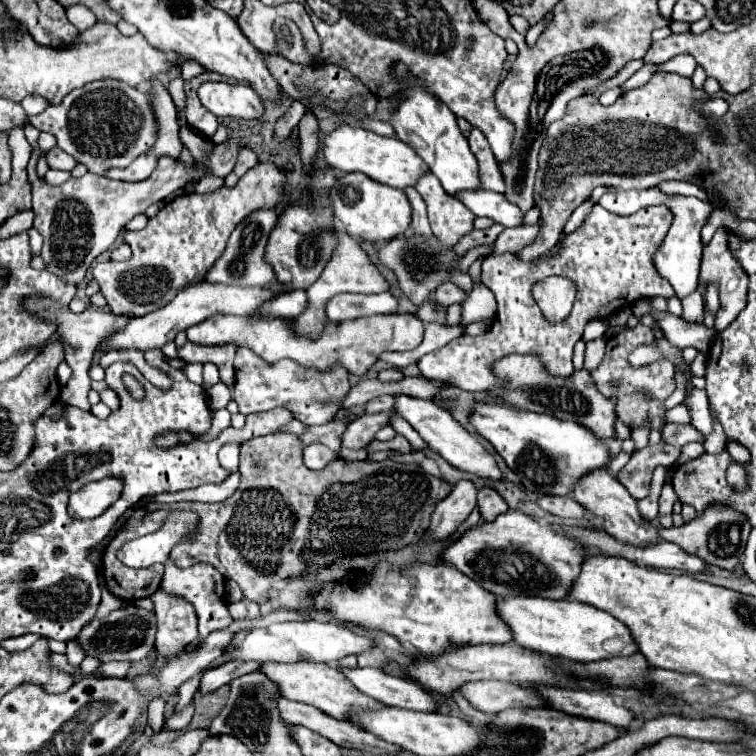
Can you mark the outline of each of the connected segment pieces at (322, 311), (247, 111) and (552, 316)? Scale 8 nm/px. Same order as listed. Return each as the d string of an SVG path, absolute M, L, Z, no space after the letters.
M334 229L334 239L336 239L336 247L334 247L330 261L326 263L326 269L322 271L318 281L308 289L308 307L298 317L294 317L294 331L302 331L302 335L314 335L314 341L326 329L326 323L328 323L326 303L336 293L346 293L346 291L350 291L350 293L382 293L388 289L388 283L378 273L376 265L372 265L368 255L360 249L358 239L346 235L344 231L338 231L338 229Z
M206 81L198 89L202 105L216 117L258 119L264 111L258 93L250 85L230 85Z
M550 277L550 279L538 281L532 289L532 295L549 322L560 322L572 310L574 283L570 283L568 279L562 279L562 277Z

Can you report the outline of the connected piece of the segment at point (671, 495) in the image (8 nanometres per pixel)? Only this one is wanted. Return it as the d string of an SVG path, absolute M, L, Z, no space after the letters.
M665 483L659 498L659 515L672 515L674 501L679 501L672 485L670 483Z

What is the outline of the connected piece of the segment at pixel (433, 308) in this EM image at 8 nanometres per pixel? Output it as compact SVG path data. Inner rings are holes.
M432 299L426 301L418 311L416 315L426 323L426 321L438 321L442 325L446 325L446 307L438 307Z

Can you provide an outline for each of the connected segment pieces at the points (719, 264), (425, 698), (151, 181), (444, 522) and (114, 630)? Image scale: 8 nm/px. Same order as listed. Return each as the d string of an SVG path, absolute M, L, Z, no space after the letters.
M718 229L712 237L712 241L704 247L704 257L702 257L702 267L700 267L700 281L710 285L718 283L718 295L720 295L720 309L716 313L716 331L722 333L736 317L738 313L746 307L746 291L748 291L748 279L746 273L742 271L740 263L732 257L728 251L728 241L726 241L726 229Z
M342 667L340 669L350 683L368 697L384 705L414 709L414 711L436 711L434 699L426 689L412 683L410 679L394 677L376 667Z
M24 127L26 139L32 145L32 157L28 163L28 181L32 185L32 211L34 211L34 229L44 237L42 253L46 271L58 275L60 279L80 285L88 271L88 265L104 251L112 247L120 231L126 227L134 215L144 213L152 203L158 203L172 195L178 189L184 189L188 181L200 179L204 175L198 167L184 167L180 161L162 157L154 175L138 183L126 181L112 181L108 177L98 177L86 173L80 179L70 179L60 187L50 187L44 179L36 175L36 163L42 157L38 151L38 138L40 131L36 127Z
M468 479L458 481L452 487L450 495L446 495L436 505L430 517L430 535L434 539L446 539L450 533L454 533L458 523L462 523L476 507L476 495L478 495L478 489L472 481Z
M130 603L130 607L120 607L112 611L104 619L92 619L82 631L78 633L76 641L84 649L86 655L92 655L106 661L140 661L154 649L154 637L156 637L156 619L154 611L146 611L142 607L136 607Z

